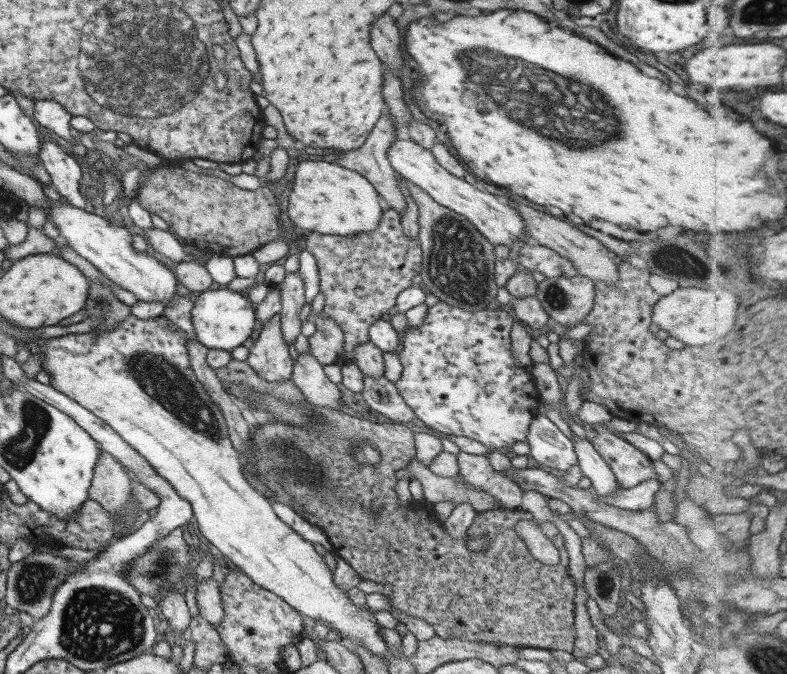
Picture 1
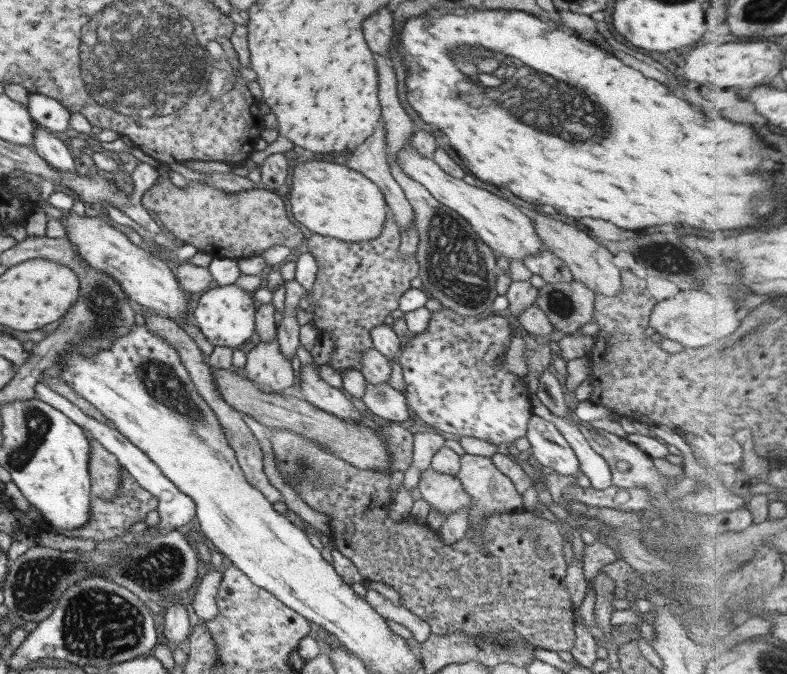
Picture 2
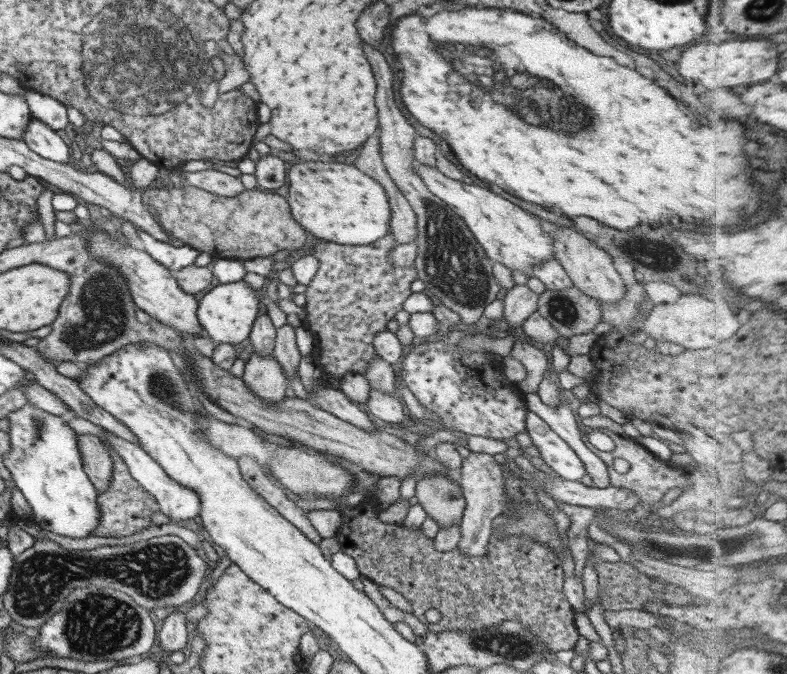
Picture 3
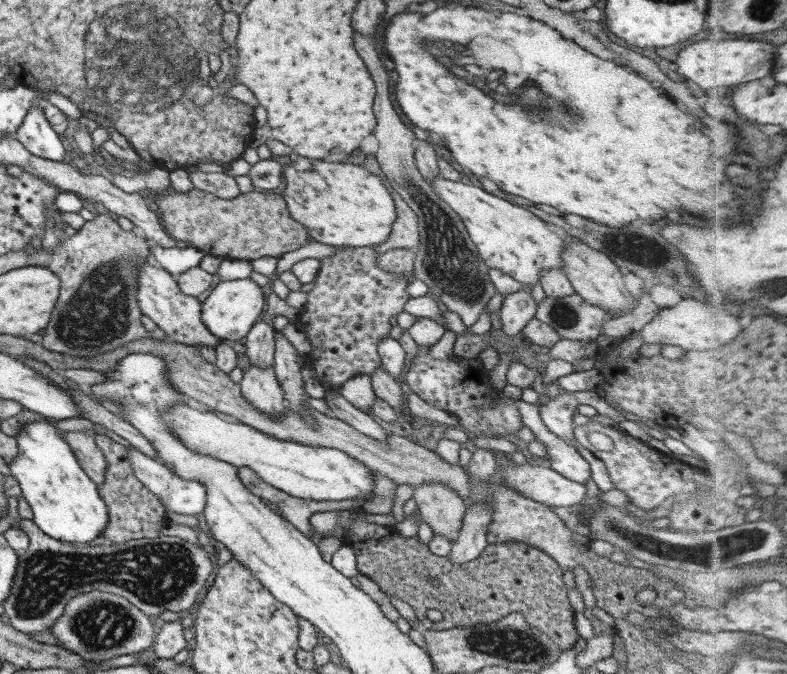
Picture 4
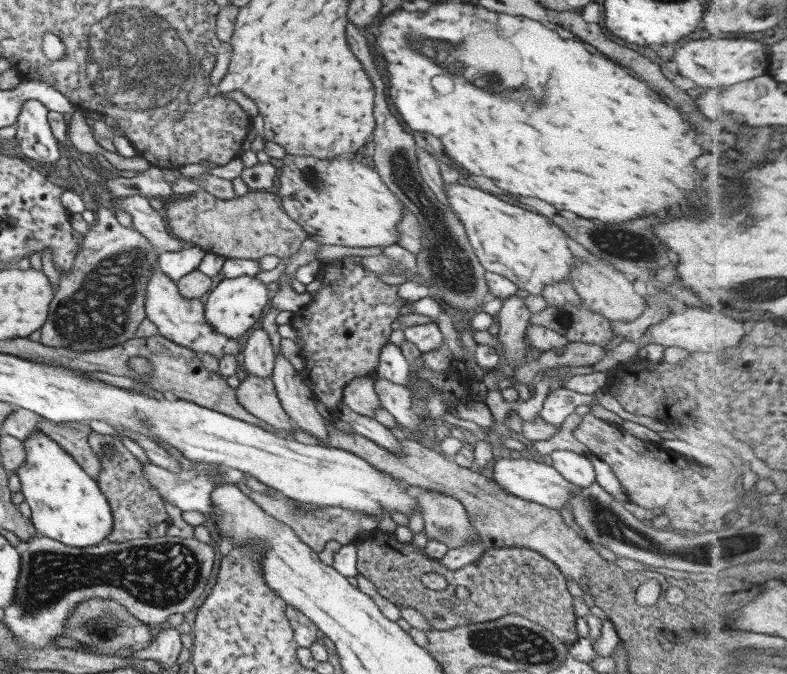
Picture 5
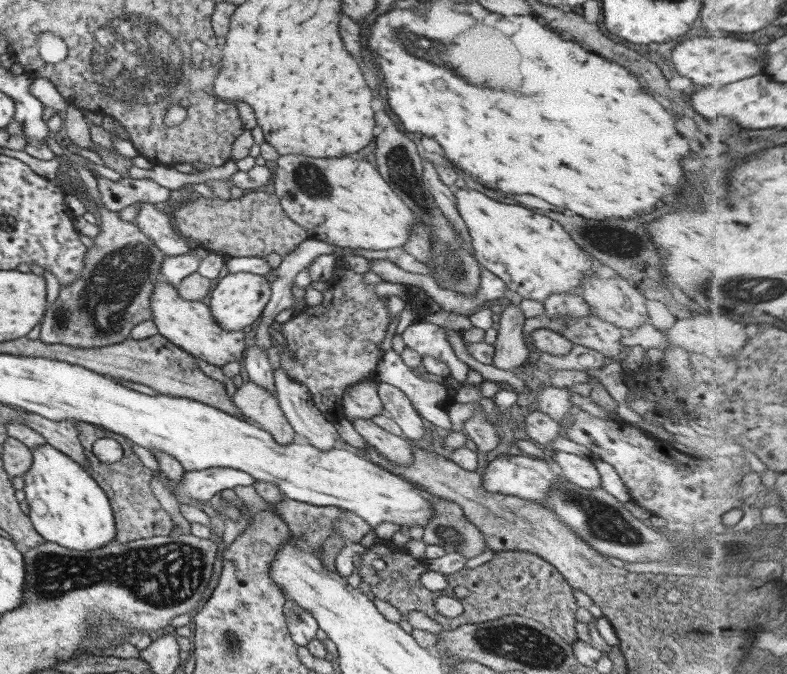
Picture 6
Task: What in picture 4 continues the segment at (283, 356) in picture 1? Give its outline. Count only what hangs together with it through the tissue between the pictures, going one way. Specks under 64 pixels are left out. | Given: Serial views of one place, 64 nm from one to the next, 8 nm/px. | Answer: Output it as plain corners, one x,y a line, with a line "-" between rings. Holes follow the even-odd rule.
250,365
248,370
243,372
241,383
239,384
241,393
266,417
277,419
287,408
287,400
284,398
283,388
279,383
273,366
260,368

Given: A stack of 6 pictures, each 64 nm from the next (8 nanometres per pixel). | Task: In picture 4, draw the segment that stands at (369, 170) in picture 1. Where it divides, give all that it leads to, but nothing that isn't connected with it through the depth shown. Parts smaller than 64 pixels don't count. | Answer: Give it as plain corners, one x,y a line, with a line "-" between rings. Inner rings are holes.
367,154
363,167
382,179
384,186
390,191
396,207
396,220
392,223
390,236
386,242
377,245
376,254
381,255
387,251
401,248
416,250
421,242
417,214
408,206
403,196
392,188
387,176
382,172
375,154

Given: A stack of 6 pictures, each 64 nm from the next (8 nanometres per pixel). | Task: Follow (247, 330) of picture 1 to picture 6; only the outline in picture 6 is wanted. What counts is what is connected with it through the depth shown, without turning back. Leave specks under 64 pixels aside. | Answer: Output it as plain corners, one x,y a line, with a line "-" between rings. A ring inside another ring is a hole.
249,272
229,273
222,279
216,280
214,290
210,292
208,306
213,314
212,318
224,330
242,330
261,320
260,317
263,315
270,297
271,283
266,279
266,276

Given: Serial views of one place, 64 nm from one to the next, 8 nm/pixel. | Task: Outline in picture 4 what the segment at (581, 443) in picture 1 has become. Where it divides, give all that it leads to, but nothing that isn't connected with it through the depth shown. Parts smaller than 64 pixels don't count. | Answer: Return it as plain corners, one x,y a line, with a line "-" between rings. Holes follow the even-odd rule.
527,387
522,389
521,400
526,403
534,403
534,405
538,405
538,412
542,422
548,427
550,432
554,432
559,438
563,441
569,440
575,444
575,448
578,453
588,462
590,465
590,473
592,473
592,481
598,486
600,491
608,492
608,490
616,490
614,487
614,483
612,483
612,479
610,479
610,474
604,465
602,460
598,459
592,451
588,449
584,449
583,446
575,439
574,429
575,425
572,423
572,416
574,416
574,412
577,412
577,406
581,404
587,404
593,406
599,414
607,415
612,418
614,421
625,421
627,420
620,412
616,411
603,399
596,391
582,391
582,392
570,392
570,391
561,391
556,397
551,398
550,401
546,404
542,404
540,402
539,395
533,388

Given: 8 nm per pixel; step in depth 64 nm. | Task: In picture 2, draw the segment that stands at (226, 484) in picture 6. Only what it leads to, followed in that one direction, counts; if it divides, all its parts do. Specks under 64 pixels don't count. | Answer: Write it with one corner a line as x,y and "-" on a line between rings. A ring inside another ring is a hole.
39,382
35,386
35,393
37,398
41,401
47,402
50,406
57,408
63,412
68,418
71,418
76,424
79,424
86,430
91,438
96,439
108,452
114,454
118,463
142,486
147,492
150,492
156,500
158,500
157,511
160,514
160,522
155,526
158,531
173,531
174,529
183,528
191,523
191,520
196,516
196,505
188,495
178,491
178,488
168,478
162,475
160,468
152,463
148,456
144,455
140,448
134,446
118,429
105,425
103,422
96,420
94,417
89,417
84,414
78,406
72,404
68,399
60,396
57,392
50,390
49,386

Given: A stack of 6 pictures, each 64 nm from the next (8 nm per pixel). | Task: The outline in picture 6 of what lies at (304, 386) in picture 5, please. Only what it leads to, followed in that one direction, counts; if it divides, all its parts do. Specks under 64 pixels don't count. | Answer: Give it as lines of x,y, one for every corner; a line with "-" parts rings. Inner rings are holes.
282,367
273,372
273,379
277,401
295,432
308,438
308,442
318,450
332,450
339,438
338,431
316,408
309,388
303,382
291,379

